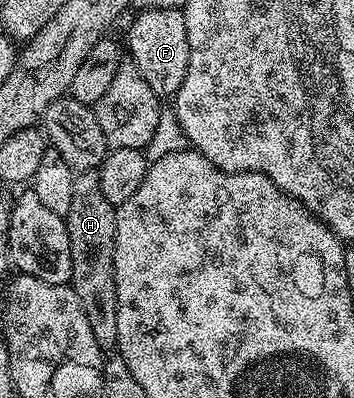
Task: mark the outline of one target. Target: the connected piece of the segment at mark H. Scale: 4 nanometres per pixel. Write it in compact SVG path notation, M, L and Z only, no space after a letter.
M79 170L72 180L72 208L64 215L68 228L68 248L72 248L72 276L69 285L74 287L88 316L88 325L92 327L92 336L103 351L110 352L117 347L116 332L116 280L114 279L114 249L116 248L115 206L108 204L104 192L100 189L100 176L97 170Z

